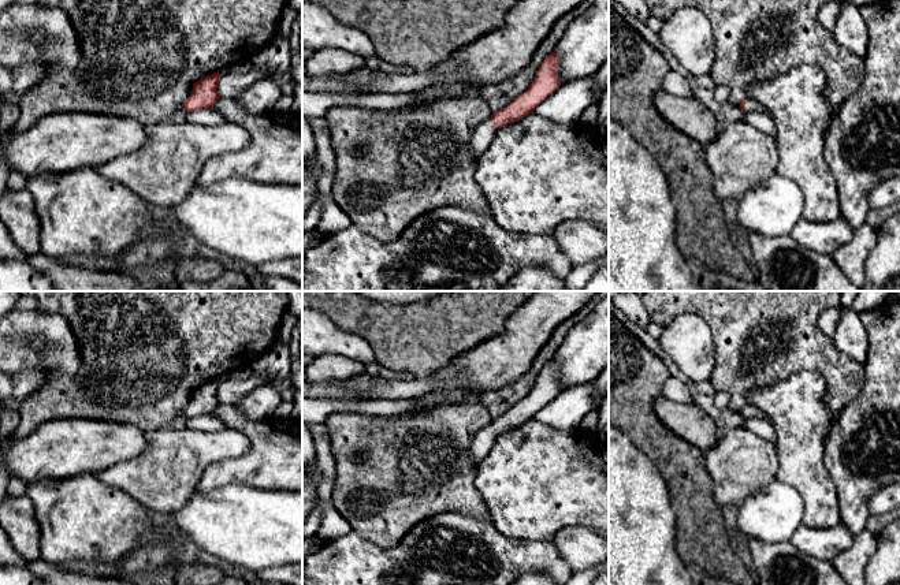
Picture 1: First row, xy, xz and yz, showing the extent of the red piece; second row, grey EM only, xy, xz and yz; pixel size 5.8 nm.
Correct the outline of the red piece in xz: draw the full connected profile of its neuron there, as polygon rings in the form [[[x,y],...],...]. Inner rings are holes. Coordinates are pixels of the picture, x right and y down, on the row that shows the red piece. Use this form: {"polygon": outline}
{"polygon": [[[554,51],[542,62],[529,87],[475,130],[471,139],[471,152],[476,160],[488,148],[499,127],[533,113],[533,109],[561,86],[558,68],[559,57]]]}

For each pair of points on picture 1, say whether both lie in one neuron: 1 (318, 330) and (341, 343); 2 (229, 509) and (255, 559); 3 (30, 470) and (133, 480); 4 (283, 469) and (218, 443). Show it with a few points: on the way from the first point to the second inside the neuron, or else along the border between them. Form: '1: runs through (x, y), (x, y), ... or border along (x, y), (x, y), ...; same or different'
1: runs through (323, 335), (335, 341); same
2: runs through (240, 521), (255, 536), (255, 547); same
3: border along (126, 459), (96, 473); different
4: border along (249, 438), (249, 449), (242, 455), (212, 462); different

